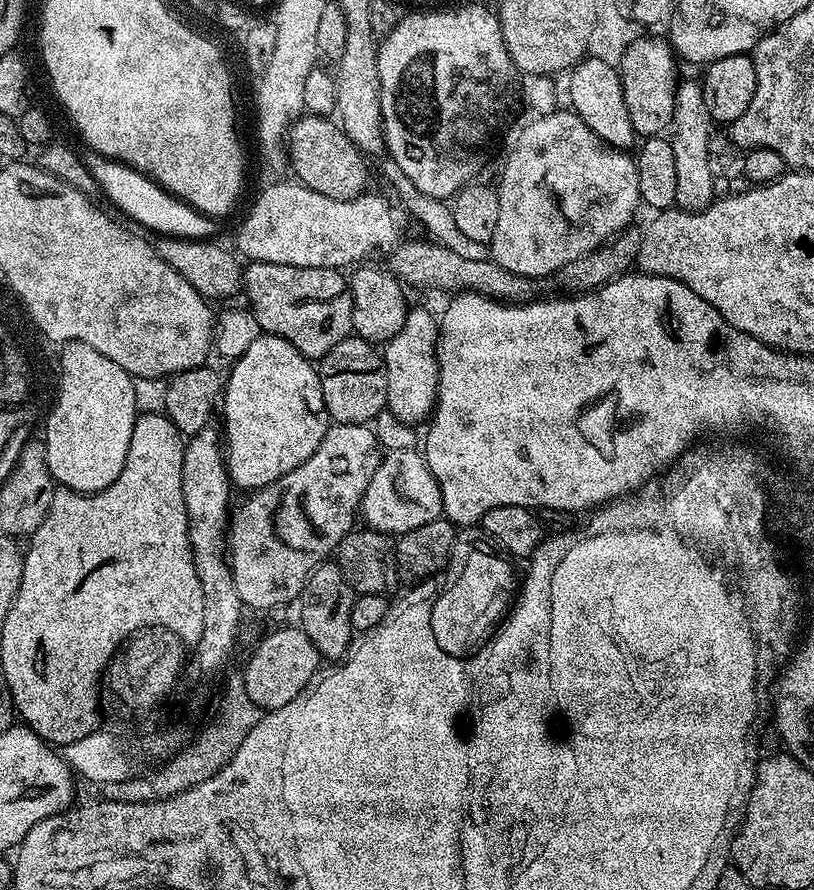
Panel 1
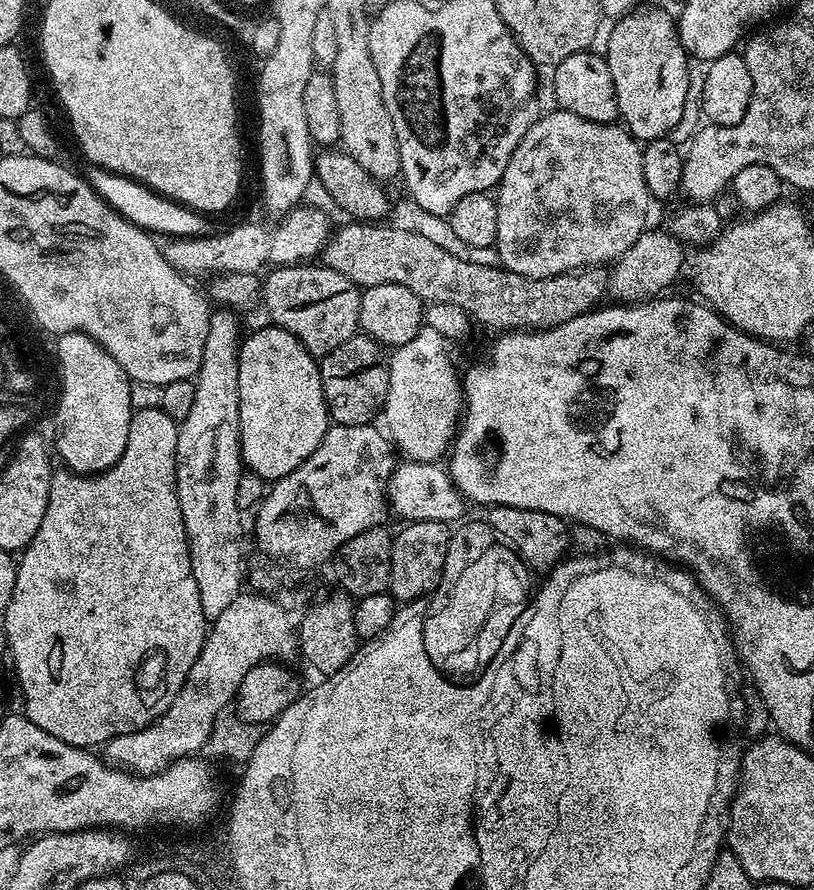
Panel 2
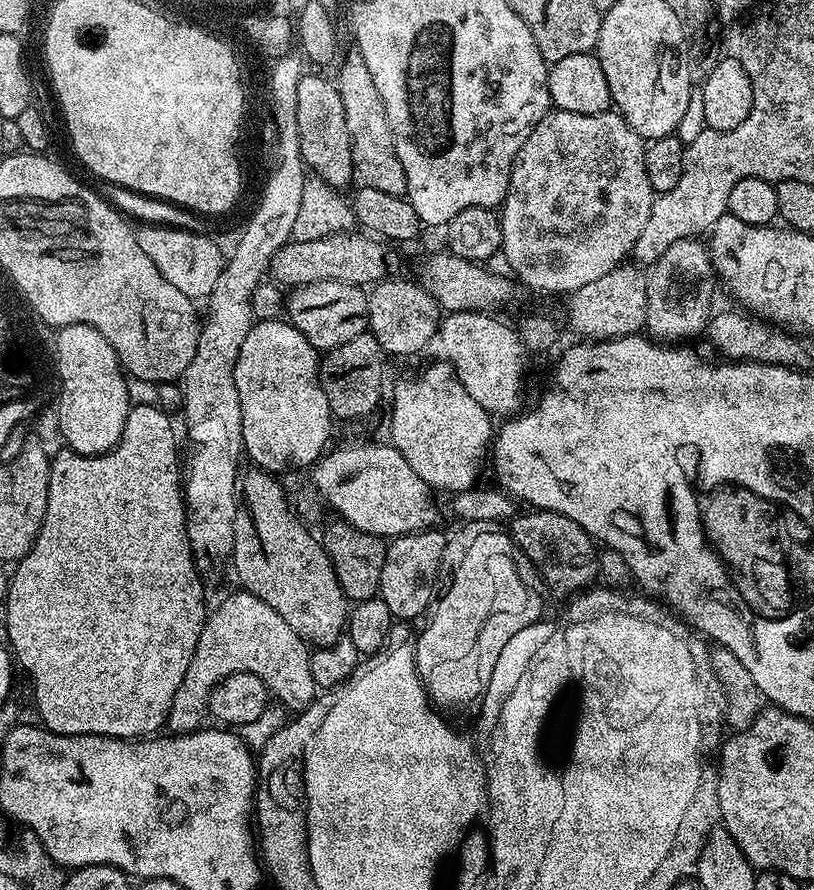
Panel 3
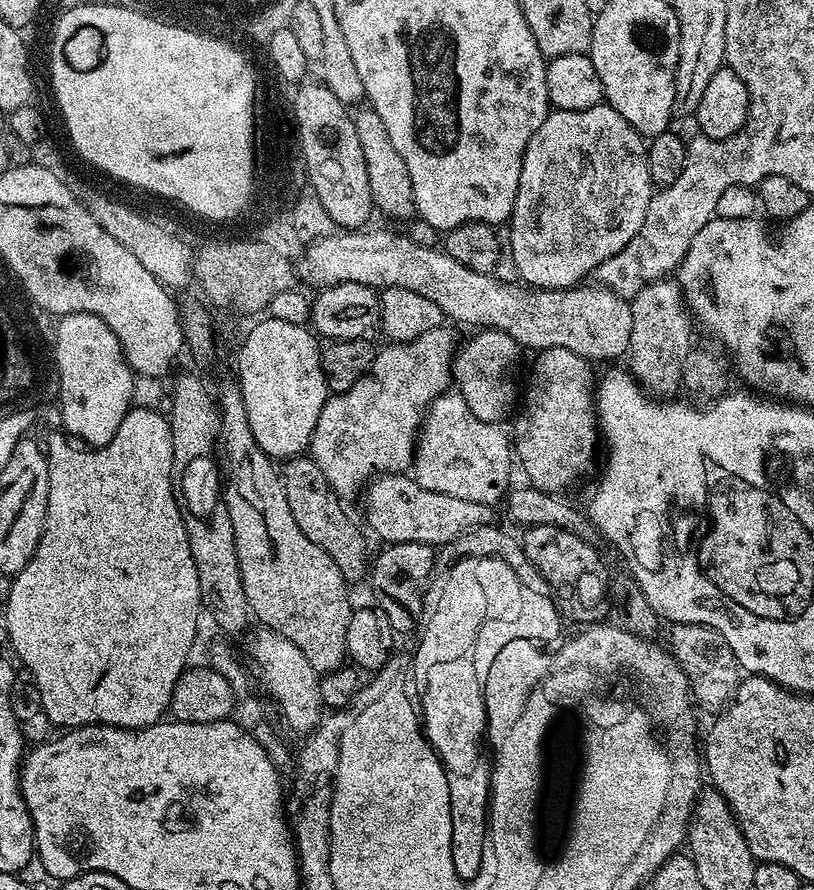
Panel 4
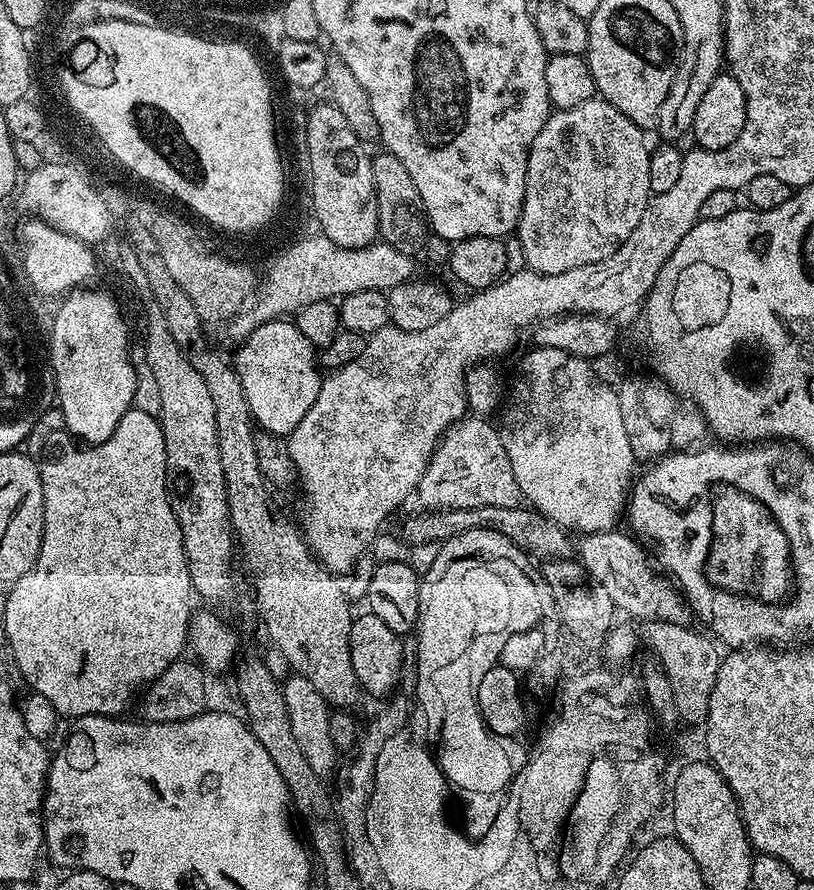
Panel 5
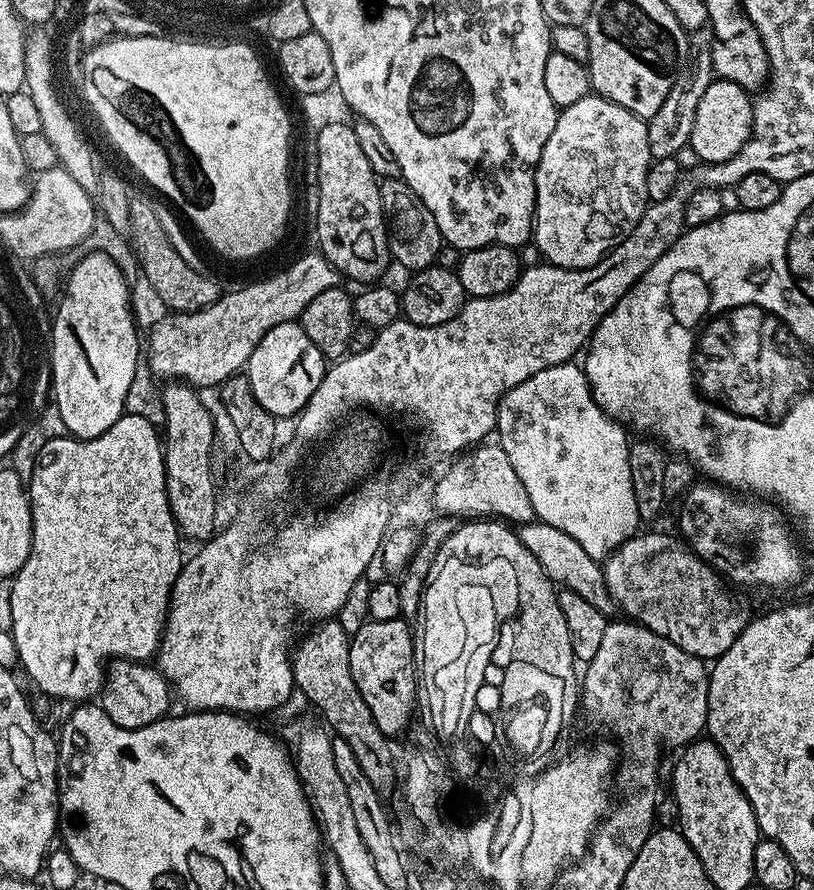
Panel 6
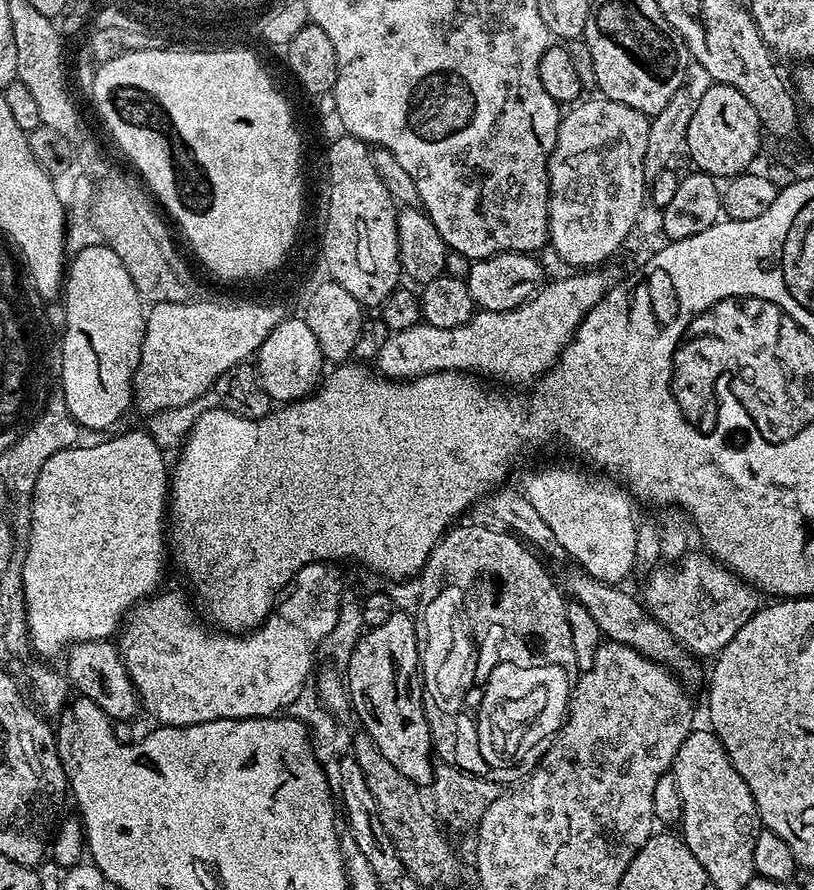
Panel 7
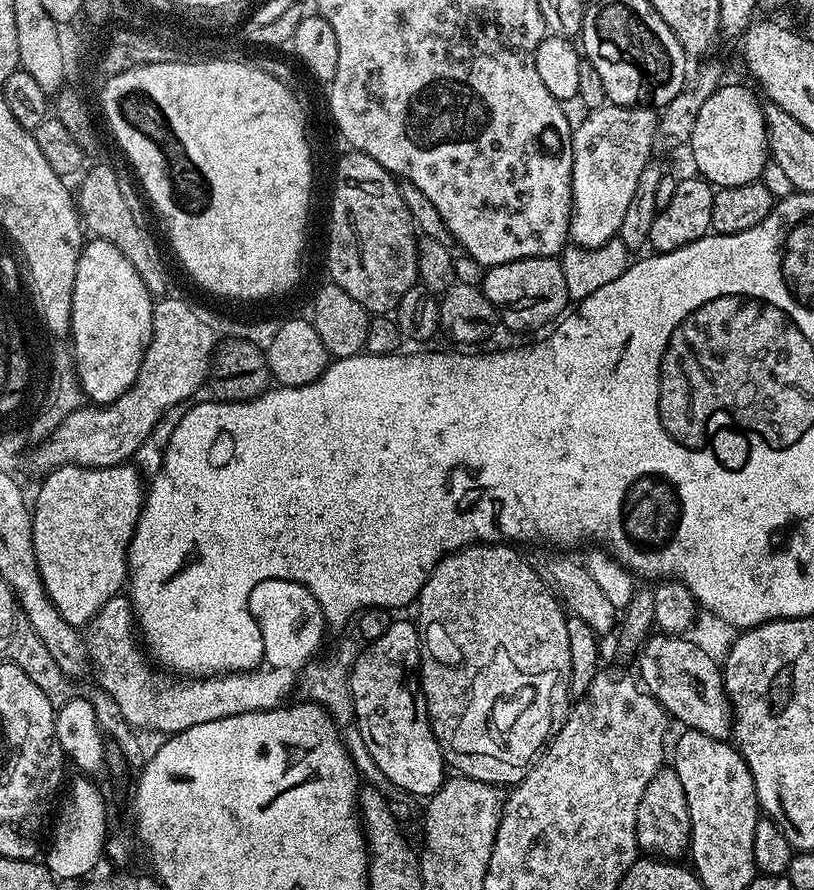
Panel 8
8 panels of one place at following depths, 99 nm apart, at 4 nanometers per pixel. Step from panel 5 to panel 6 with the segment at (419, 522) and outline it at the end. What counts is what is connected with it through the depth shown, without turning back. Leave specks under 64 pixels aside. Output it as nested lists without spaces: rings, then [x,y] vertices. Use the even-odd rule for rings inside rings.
[[[533,518],[528,524],[519,525],[518,535],[522,546],[526,546],[526,550],[530,550],[534,558],[538,558],[538,566],[542,566],[542,570],[553,585],[581,595],[582,598],[586,598],[586,602],[590,602],[590,606],[598,606],[598,610],[602,613],[612,614],[617,611],[604,581],[603,567],[590,554],[586,554],[582,546],[574,538],[570,538],[564,530],[558,530],[555,526]]]

